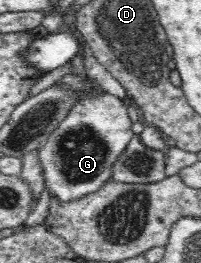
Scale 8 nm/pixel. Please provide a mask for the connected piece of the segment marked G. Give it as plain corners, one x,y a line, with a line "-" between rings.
68,71
60,75
53,84
55,88
65,88
65,90
71,90
77,94
66,116
54,131
50,131
48,138
37,148
38,162
41,164
44,178
44,189
48,191
50,199
55,198
58,202
80,200
88,194
98,192
108,182
111,182
118,158
135,135
130,129
132,123
128,117
128,107
122,103
122,99
102,91
96,83
92,82
93,80
89,79
85,73

